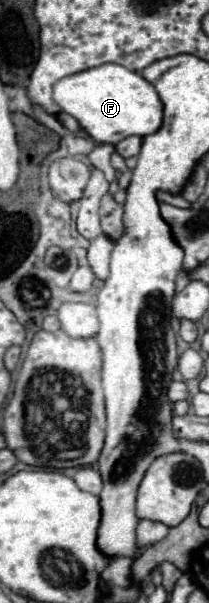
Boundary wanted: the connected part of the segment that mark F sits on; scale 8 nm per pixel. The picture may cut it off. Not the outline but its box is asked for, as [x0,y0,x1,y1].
[54,63,162,145]

